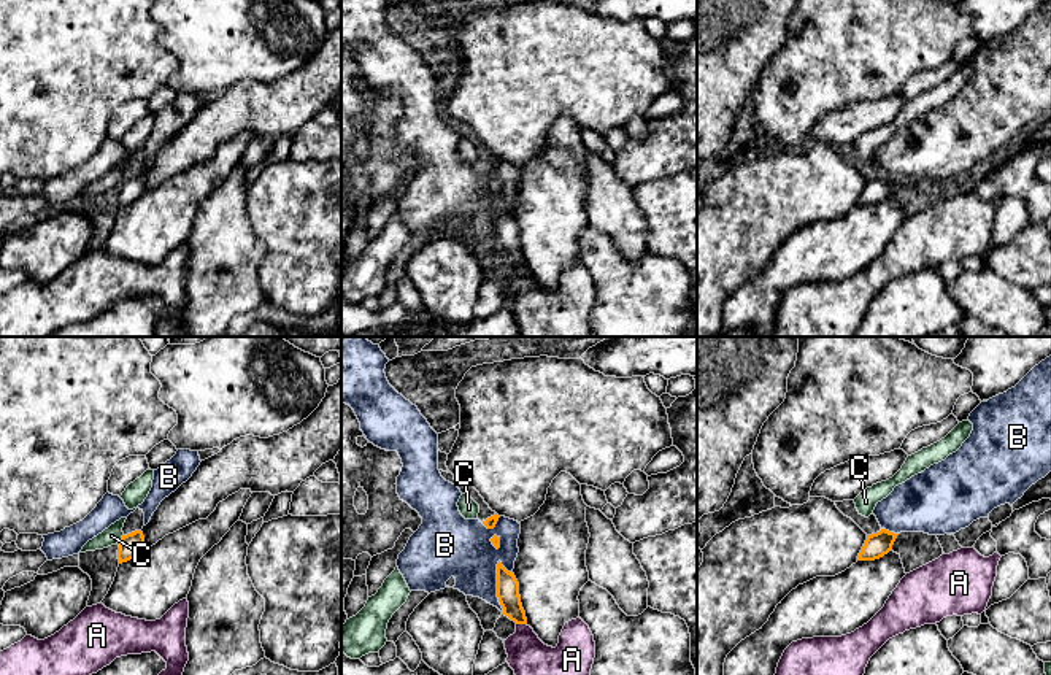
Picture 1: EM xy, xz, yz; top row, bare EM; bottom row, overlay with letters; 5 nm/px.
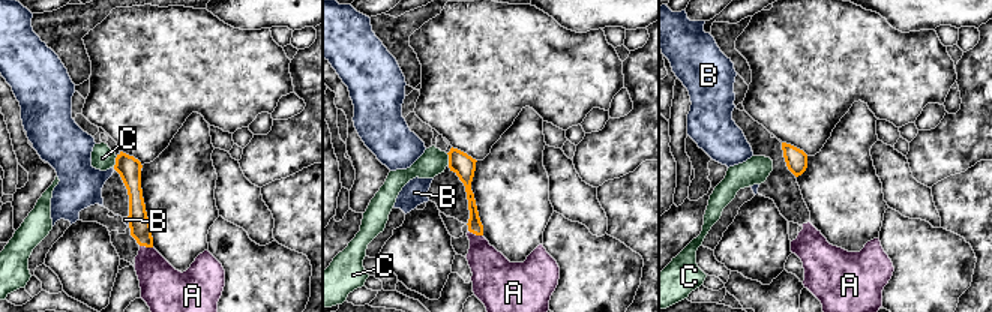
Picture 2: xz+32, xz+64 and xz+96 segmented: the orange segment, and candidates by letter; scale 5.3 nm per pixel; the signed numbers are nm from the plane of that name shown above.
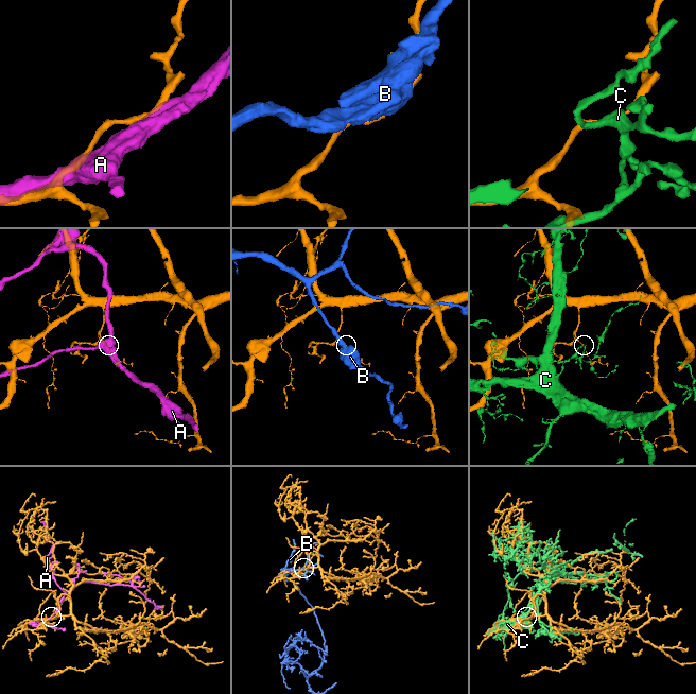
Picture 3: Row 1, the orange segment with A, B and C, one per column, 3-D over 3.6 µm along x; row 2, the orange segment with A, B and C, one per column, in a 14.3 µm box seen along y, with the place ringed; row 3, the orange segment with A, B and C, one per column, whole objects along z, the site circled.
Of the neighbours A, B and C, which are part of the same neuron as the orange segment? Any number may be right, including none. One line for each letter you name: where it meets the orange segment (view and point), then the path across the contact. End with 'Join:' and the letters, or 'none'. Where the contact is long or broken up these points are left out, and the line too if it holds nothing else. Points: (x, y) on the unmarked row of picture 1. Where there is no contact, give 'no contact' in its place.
Join: none

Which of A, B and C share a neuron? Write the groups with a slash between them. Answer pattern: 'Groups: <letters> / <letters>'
Groups: A / B / C

